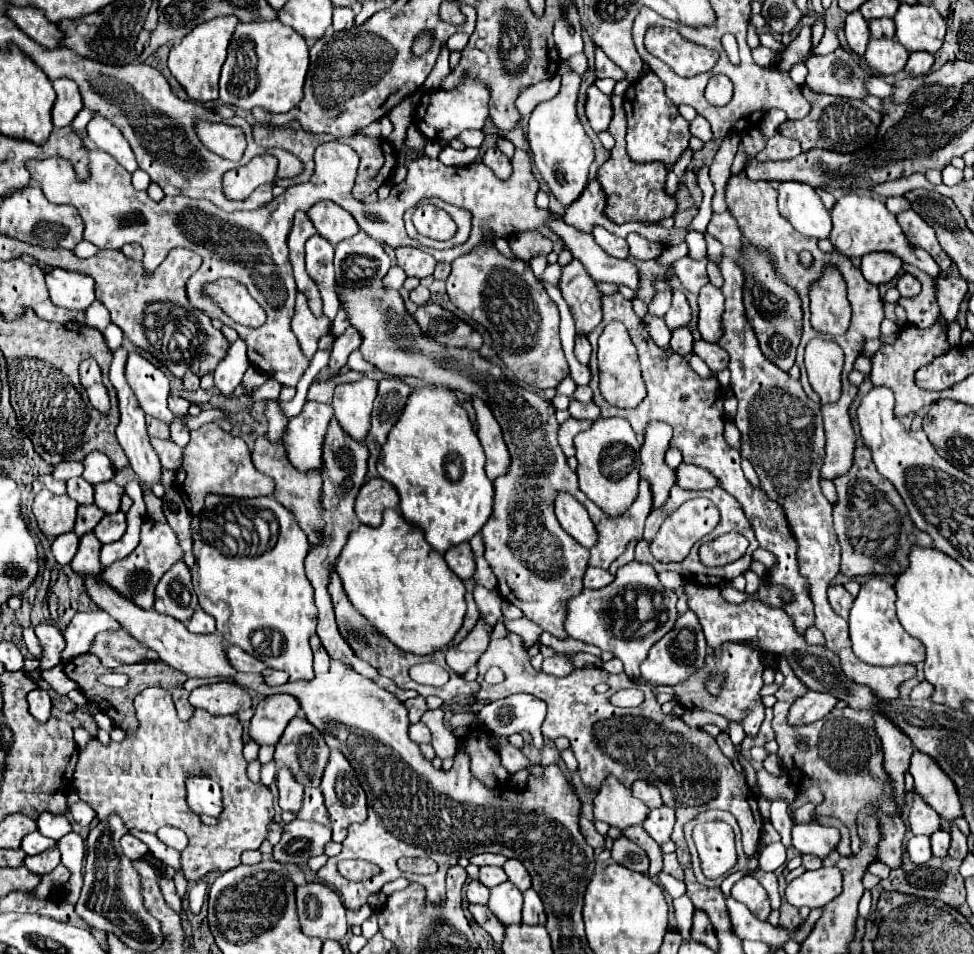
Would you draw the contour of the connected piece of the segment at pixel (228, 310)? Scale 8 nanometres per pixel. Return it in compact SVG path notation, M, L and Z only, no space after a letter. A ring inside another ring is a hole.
M229 278L217 280L215 284L205 286L205 292L211 294L219 302L219 306L223 308L223 312L227 316L231 316L239 324L257 328L267 318L265 312L263 312L263 308L235 280L229 280Z

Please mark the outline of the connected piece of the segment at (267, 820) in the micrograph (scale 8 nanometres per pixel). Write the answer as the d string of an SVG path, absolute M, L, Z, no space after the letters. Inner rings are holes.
M147 688L139 696L135 696L135 710L139 718L139 728L135 734L127 734L121 744L103 746L99 740L91 740L85 750L79 752L79 762L73 774L73 782L77 794L83 802L87 802L99 816L99 820L107 820L111 812L119 814L127 828L137 828L141 832L157 832L161 826L177 826L189 836L187 848L181 852L183 874L189 882L201 880L205 874L219 870L225 872L241 864L241 854L245 850L257 850L261 842L269 834L269 824L275 820L273 810L273 794L267 786L255 784L247 776L247 760L243 758L243 726L237 716L211 716L205 710L195 710L189 722L177 718L171 694L161 688ZM191 774L203 774L215 782L219 782L223 790L223 812L219 816L217 826L201 824L199 816L193 814L185 804L185 780Z

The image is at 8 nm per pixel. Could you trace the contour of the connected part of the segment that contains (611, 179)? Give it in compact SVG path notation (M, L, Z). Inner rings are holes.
M611 96L615 114L613 114L608 131L615 139L615 148L611 150L611 158L599 168L599 182L607 194L607 216L615 222L657 222L671 216L677 210L677 198L665 194L665 178L667 170L662 162L655 161L645 164L631 164L627 156L625 136L627 131L627 118L623 109L623 100L619 96Z

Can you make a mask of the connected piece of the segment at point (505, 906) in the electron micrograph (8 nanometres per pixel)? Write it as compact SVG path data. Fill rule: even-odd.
M509 880L491 888L491 898L489 898L487 906L505 926L521 922L523 896L521 896L521 890L515 888Z

